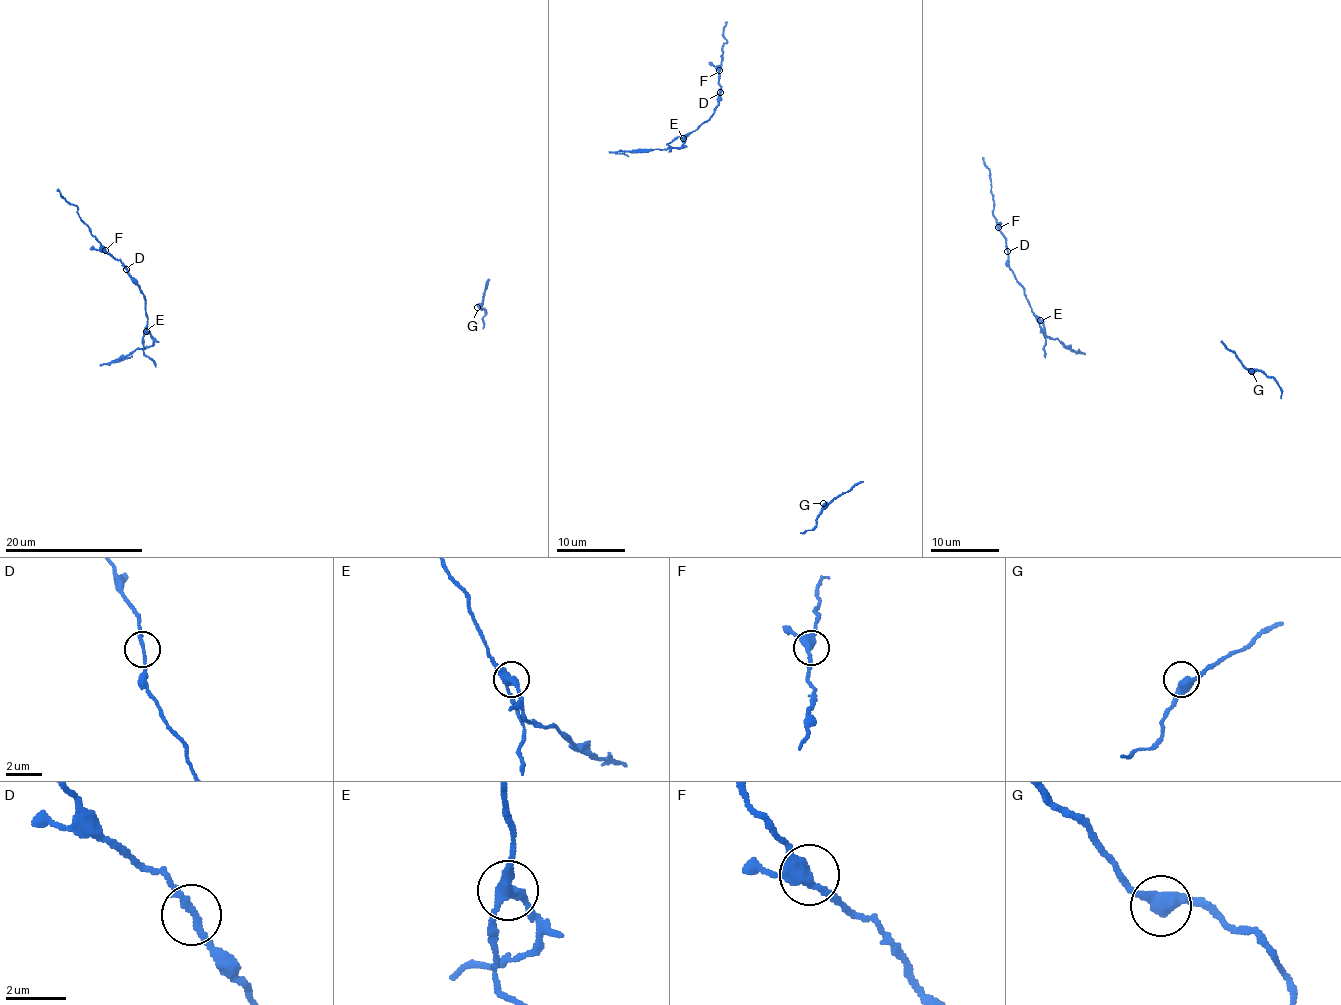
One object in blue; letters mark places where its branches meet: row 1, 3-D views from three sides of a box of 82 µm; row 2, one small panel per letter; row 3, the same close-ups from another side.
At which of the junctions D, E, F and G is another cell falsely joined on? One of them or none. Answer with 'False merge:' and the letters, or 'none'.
False merge: E

